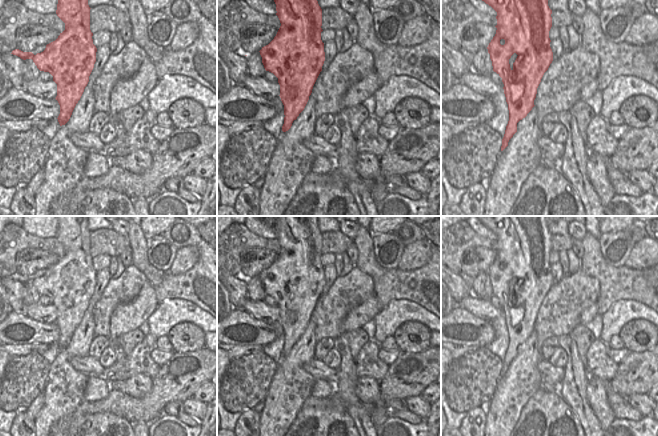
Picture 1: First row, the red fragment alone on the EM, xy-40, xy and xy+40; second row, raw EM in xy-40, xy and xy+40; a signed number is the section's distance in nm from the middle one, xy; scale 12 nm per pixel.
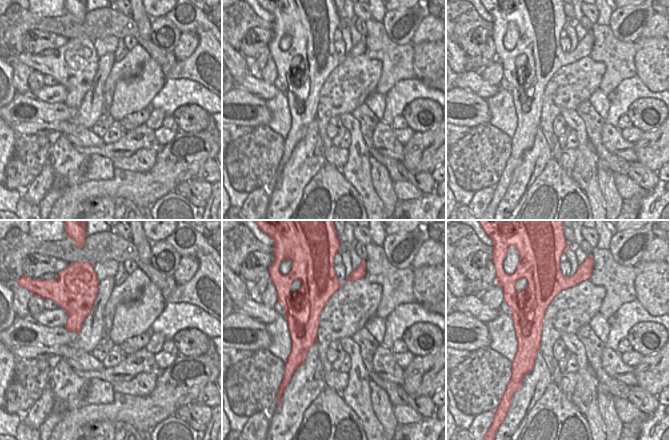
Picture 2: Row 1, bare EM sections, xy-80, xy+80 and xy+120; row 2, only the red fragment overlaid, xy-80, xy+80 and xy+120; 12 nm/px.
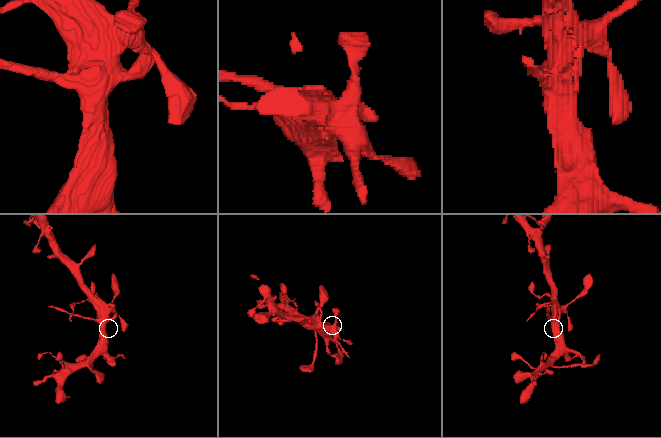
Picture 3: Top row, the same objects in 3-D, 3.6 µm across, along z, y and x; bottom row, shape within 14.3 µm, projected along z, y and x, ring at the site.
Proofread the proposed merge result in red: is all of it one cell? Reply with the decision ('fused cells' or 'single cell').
fused cells

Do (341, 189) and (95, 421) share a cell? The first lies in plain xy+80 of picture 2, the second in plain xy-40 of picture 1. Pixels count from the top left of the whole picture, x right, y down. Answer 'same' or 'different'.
same

